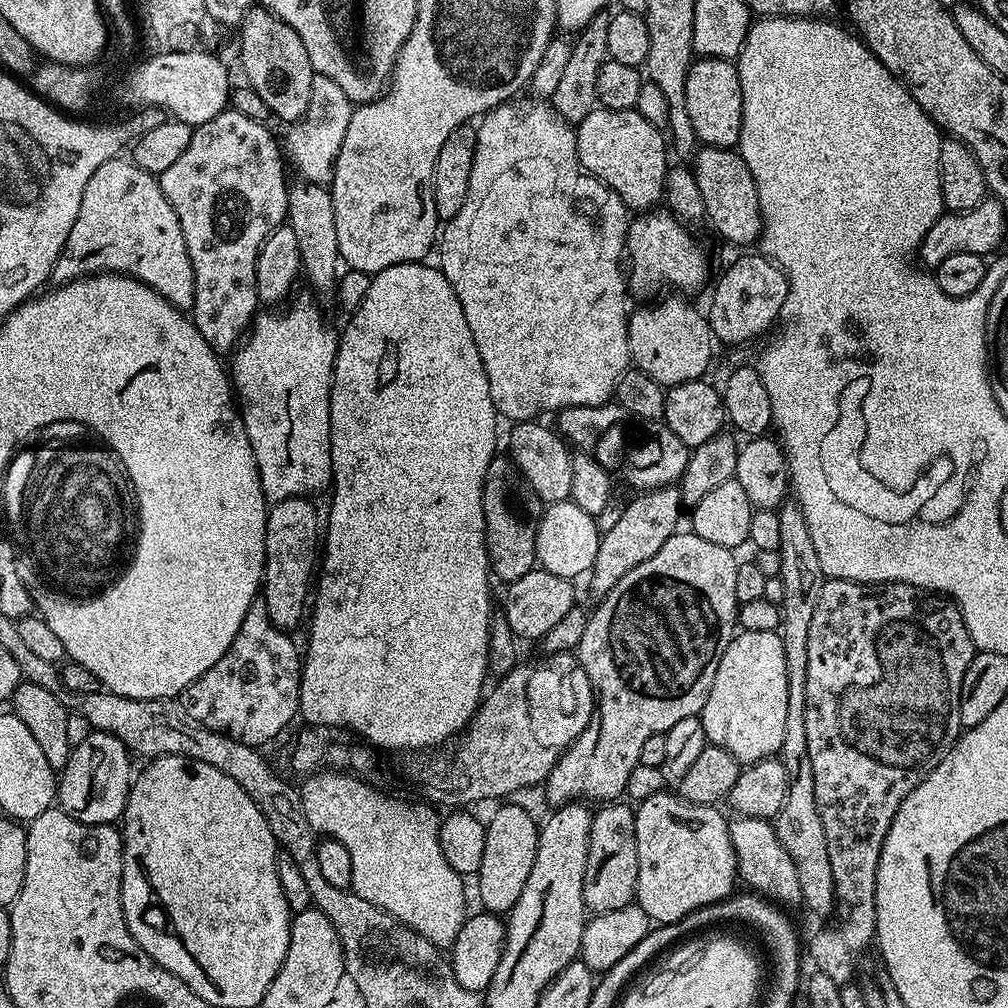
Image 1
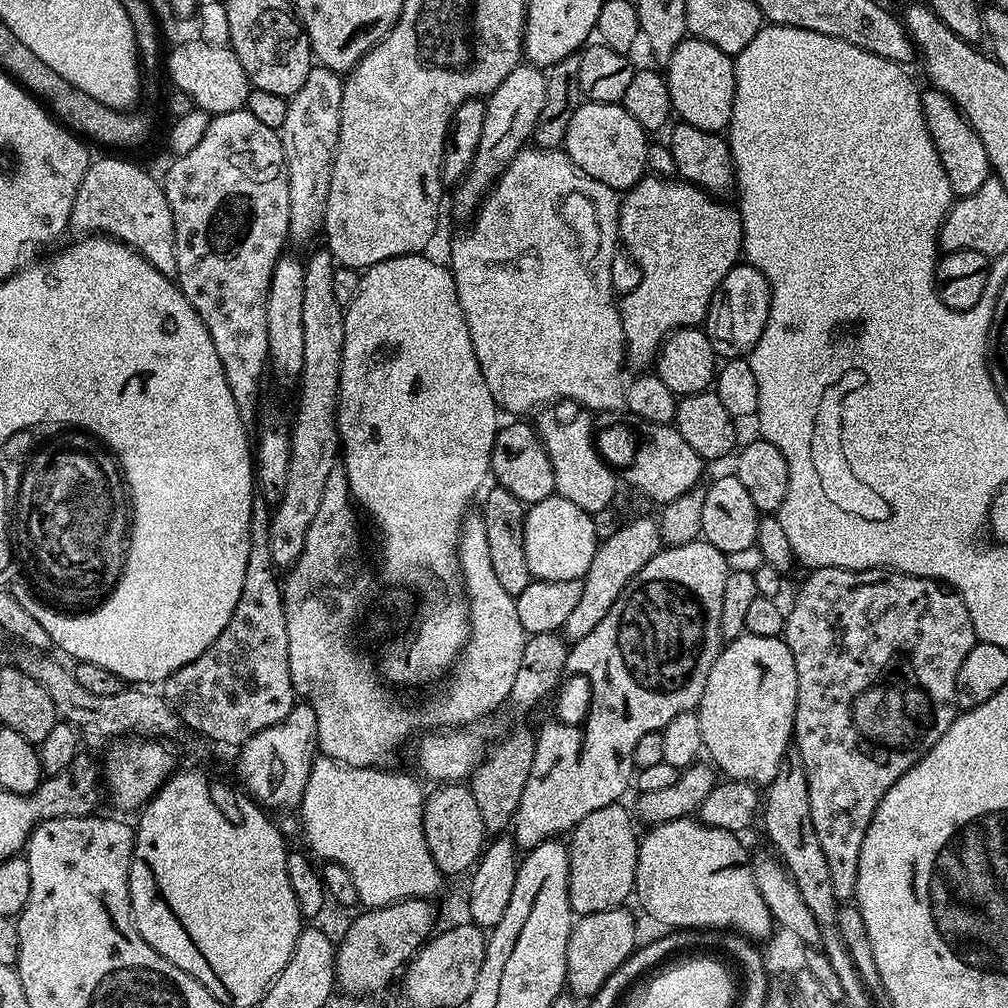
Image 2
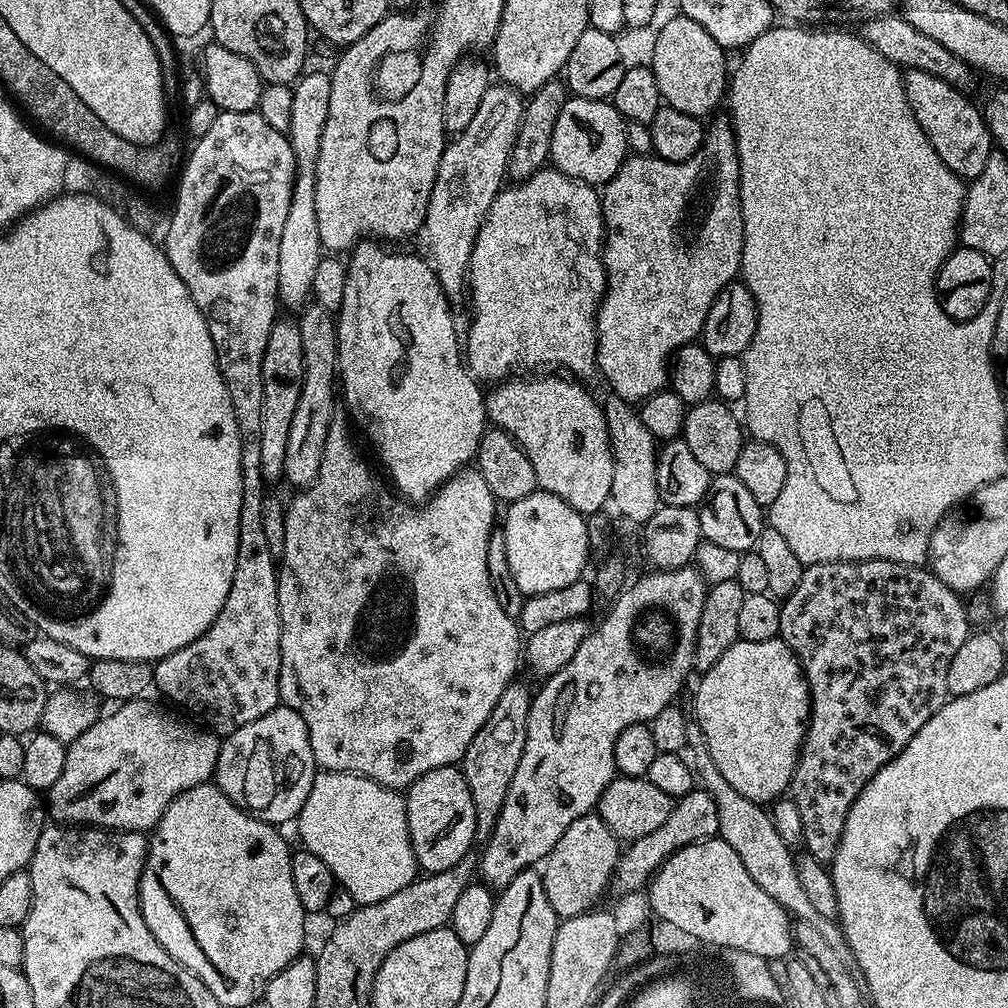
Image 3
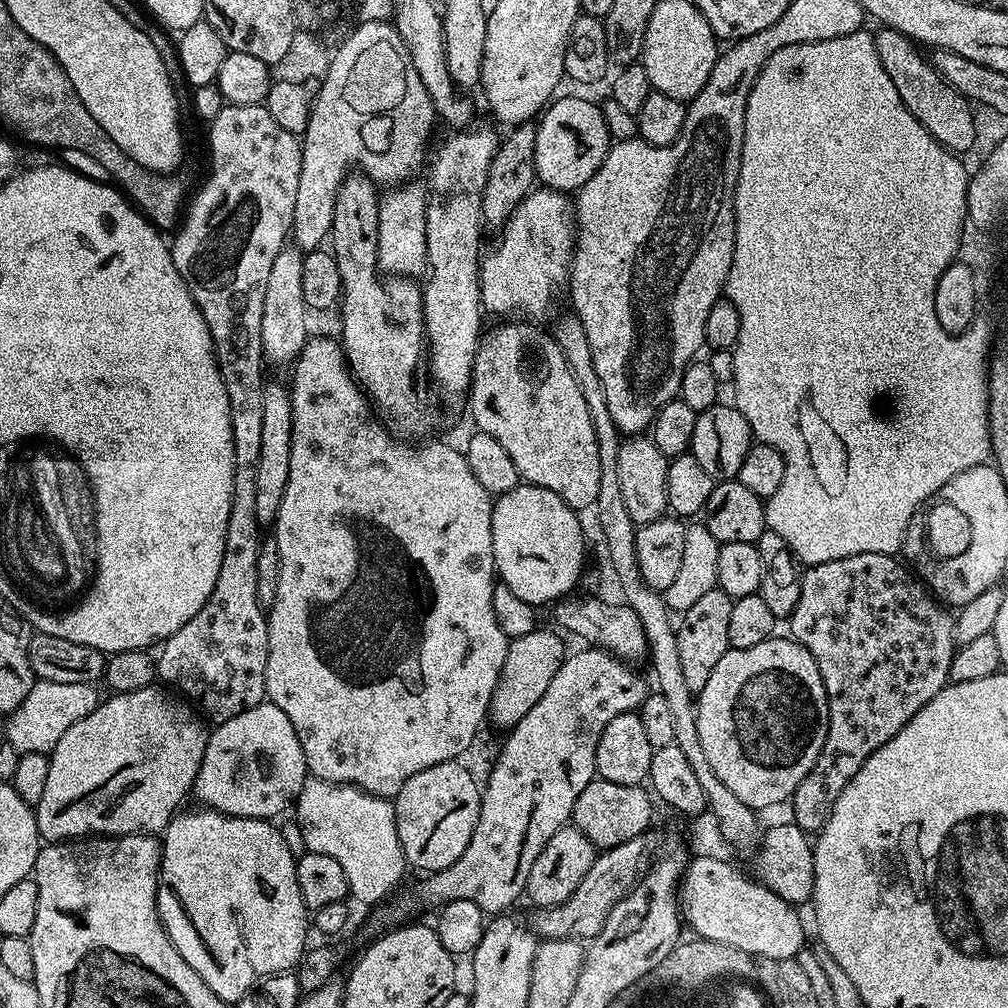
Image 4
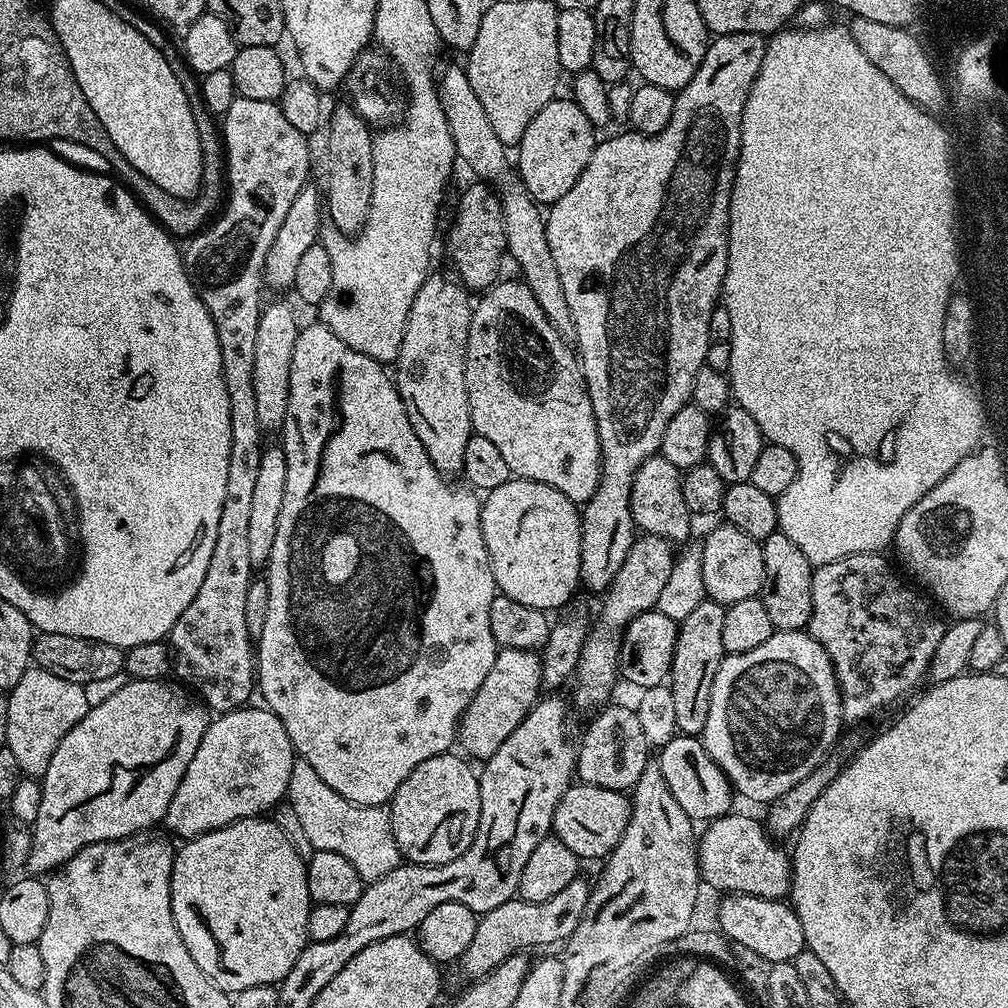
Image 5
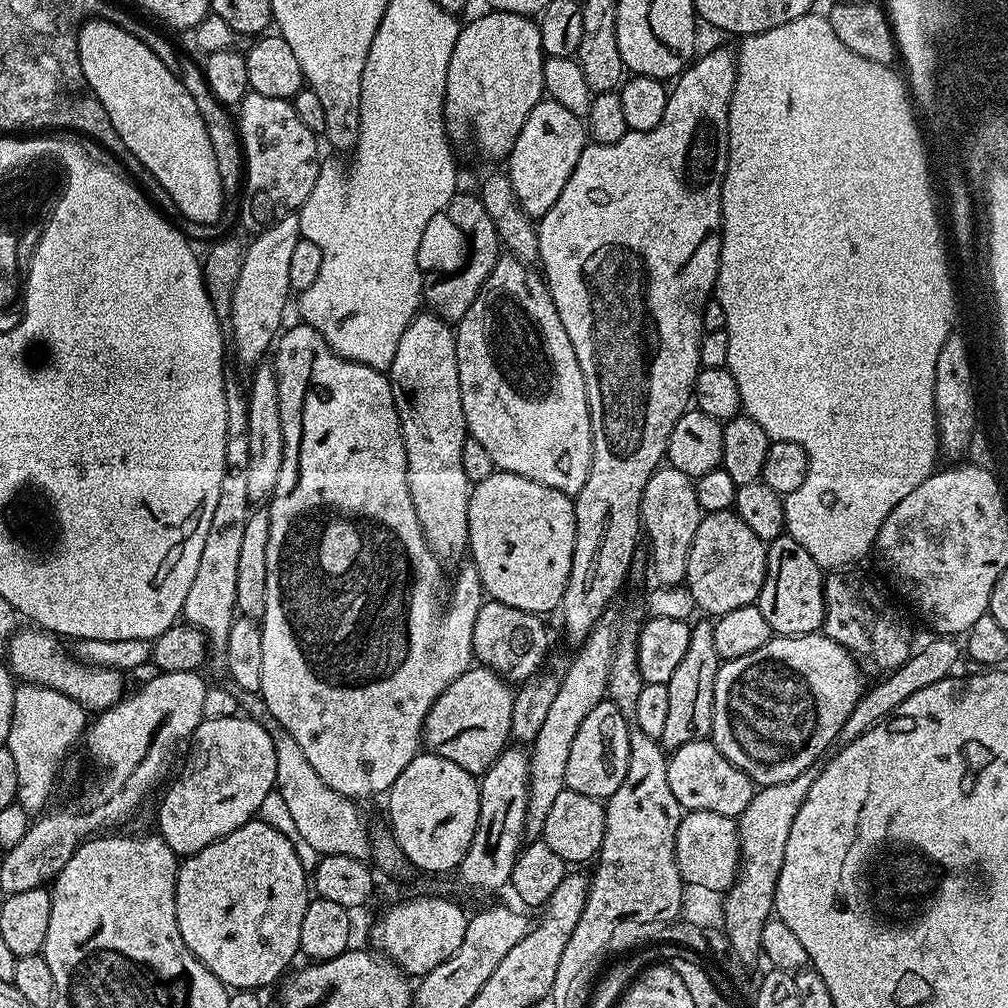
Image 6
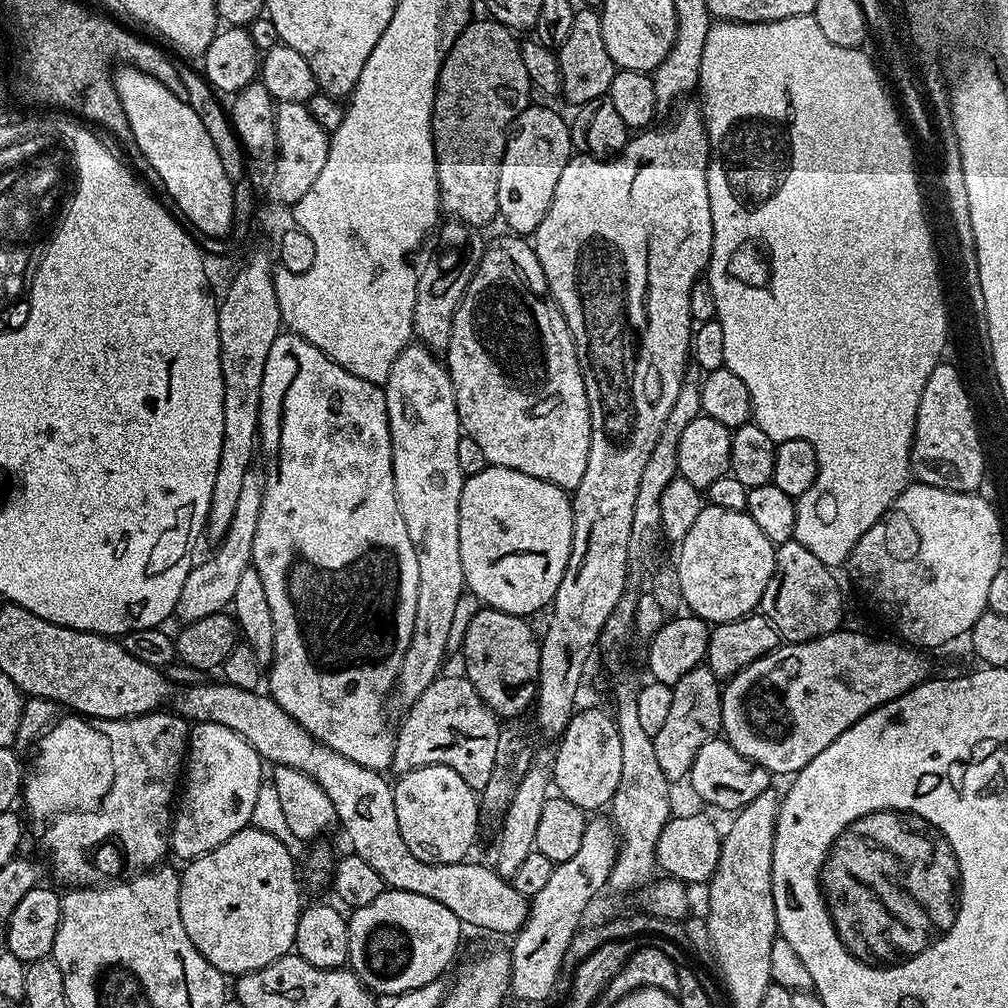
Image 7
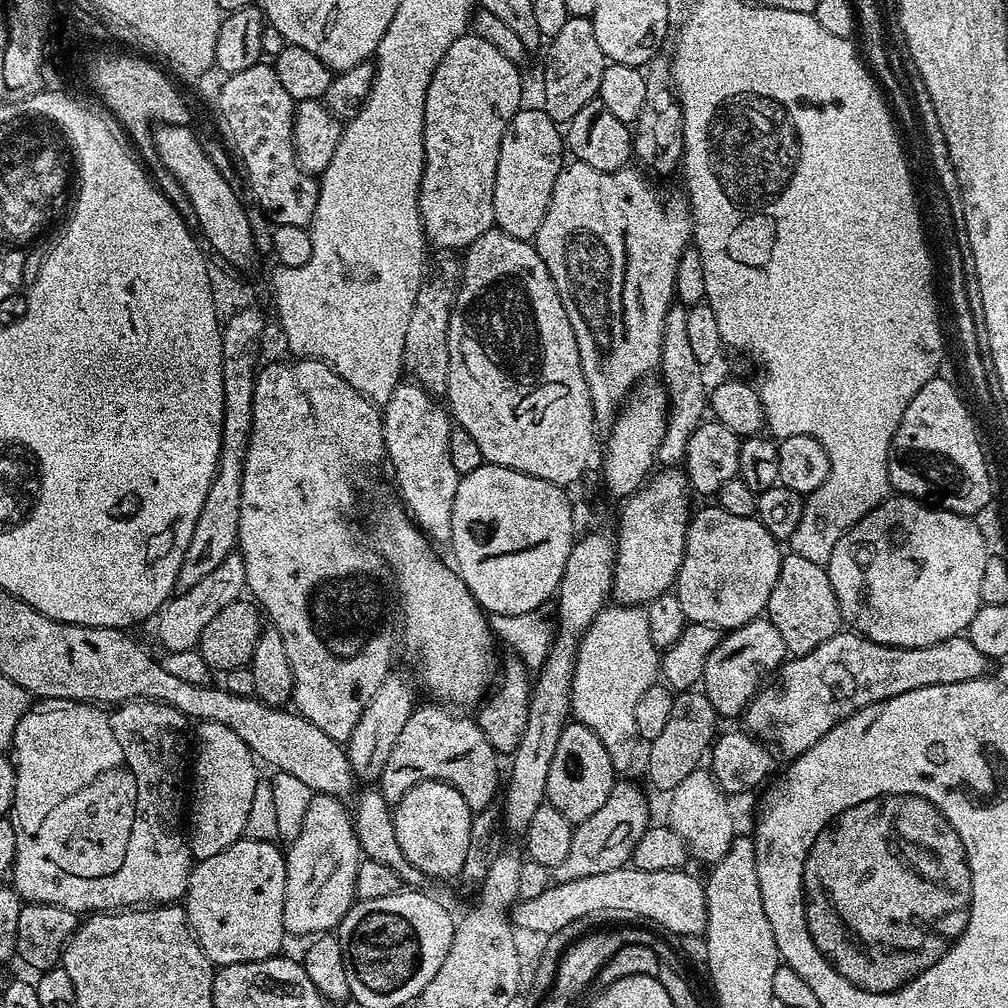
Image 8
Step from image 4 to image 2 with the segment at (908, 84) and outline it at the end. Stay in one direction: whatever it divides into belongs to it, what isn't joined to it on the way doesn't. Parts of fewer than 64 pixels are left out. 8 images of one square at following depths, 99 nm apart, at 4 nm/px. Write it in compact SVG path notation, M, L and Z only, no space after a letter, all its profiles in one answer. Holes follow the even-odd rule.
M929 87L927 91L920 98L922 110L926 126L930 130L930 138L934 142L934 150L938 150L942 170L946 170L946 178L950 178L952 195L959 198L975 194L981 188L982 182L993 175L990 158L986 158L986 146L982 146L982 138L978 138L972 123L960 113L950 97L939 92L937 88Z

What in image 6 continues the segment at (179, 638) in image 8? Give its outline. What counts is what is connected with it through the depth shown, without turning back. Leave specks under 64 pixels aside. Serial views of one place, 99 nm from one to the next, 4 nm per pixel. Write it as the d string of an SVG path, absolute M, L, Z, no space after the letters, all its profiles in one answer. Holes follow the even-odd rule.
M264 362L255 369L252 386L248 393L248 421L250 430L250 462L246 466L246 482L253 502L267 501L272 491L278 486L278 474L282 474L284 457L284 435L282 434L282 414L278 410L278 382L275 367ZM257 371L257 372L256 372Z

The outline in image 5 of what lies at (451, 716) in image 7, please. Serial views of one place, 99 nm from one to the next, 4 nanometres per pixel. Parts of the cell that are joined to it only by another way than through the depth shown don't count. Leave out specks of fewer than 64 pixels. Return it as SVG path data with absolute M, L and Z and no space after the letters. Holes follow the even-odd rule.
M500 648L497 651L494 666L490 666L490 674L486 674L486 682L482 682L482 686L474 694L470 703L466 706L466 710L460 716L458 744L459 747L465 748L463 751L469 757L477 756L477 761L480 762L488 760L494 754L494 750L498 750L498 746L502 746L502 742L506 742L506 738L510 738L510 734L514 734L514 730L518 730L518 726L526 718L526 714L538 702L538 695L536 696L536 694L538 692L540 694L542 690L540 661L541 657L535 651L527 652L526 650L514 650L513 648Z

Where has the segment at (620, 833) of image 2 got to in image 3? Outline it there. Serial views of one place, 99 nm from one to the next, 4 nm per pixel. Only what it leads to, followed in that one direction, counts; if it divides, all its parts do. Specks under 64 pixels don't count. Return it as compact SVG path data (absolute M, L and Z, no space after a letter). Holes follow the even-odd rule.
M589 814L570 822L566 834L554 842L554 850L542 862L542 875L546 886L546 898L554 906L554 914L560 920L569 920L581 916L584 912L593 911L608 888L622 853L621 841L602 822L598 814Z

